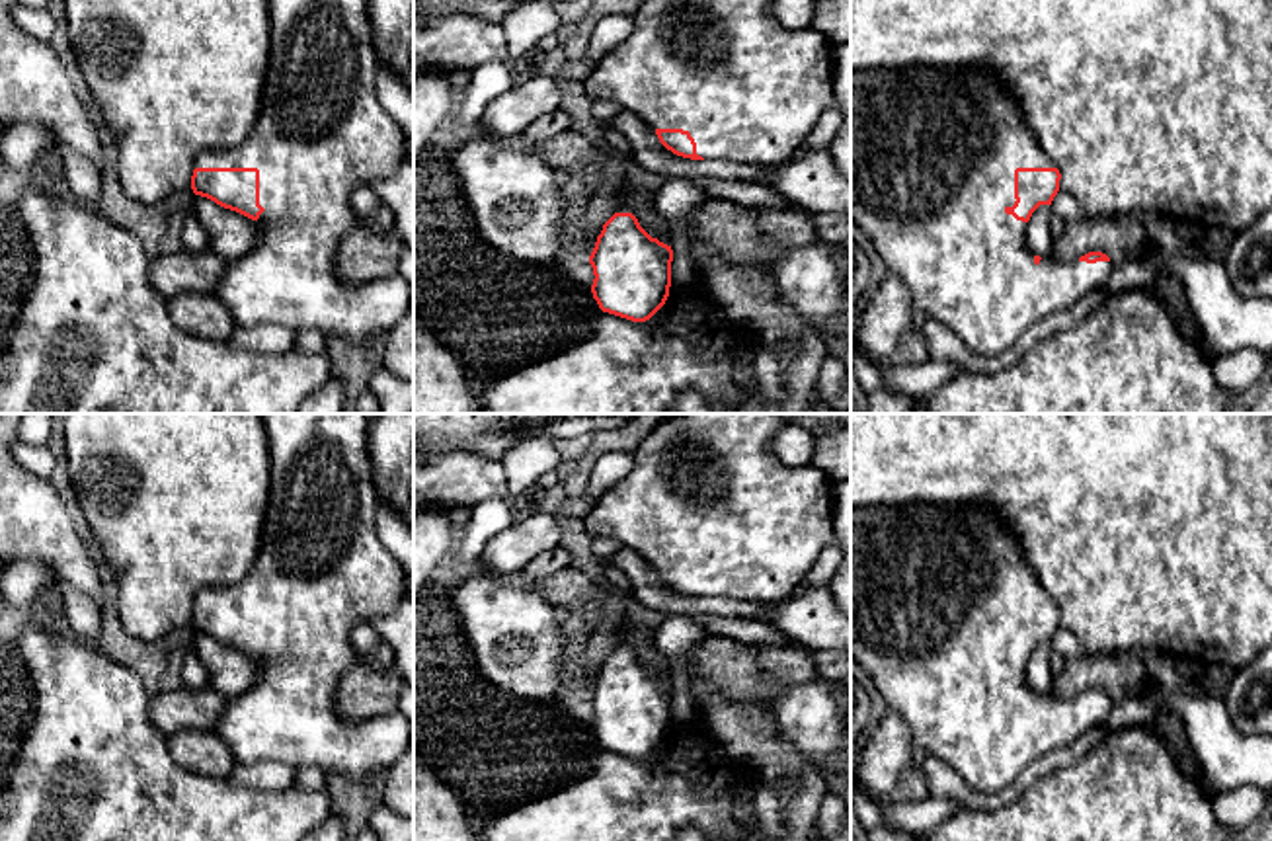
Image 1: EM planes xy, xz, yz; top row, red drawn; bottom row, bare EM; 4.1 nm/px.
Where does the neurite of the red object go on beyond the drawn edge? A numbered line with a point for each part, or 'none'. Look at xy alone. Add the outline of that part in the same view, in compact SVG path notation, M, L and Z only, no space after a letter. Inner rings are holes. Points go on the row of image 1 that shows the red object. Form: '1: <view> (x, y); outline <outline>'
1: xy (320, 133); outline M269 0L269 23L269 68L254 129L240 144L207 150L195 158L195 168L258 168L259 205L265 209L258 219L261 238L246 256L226 261L213 295L236 328L279 324L297 334L318 330L326 338L338 336L363 343L373 336L386 336L414 304L414 291L400 275L359 287L343 285L336 275L336 250L359 220L349 195L410 160L404 135L377 98L378 59L369 0Z

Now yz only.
1: yz (933, 151); outline M911 66L851 70L851 220L870 236L888 271L895 273L907 287L913 306L952 330L977 355L1003 353L1028 326L1052 314L1071 310L1089 293L1106 287L1114 269L1110 261L1059 261L1052 256L1042 258L1038 265L1034 263L1034 254L1026 244L1026 222L1005 213L1016 201L1016 168L1055 168L1055 164L1026 127L1014 96L985 68Z

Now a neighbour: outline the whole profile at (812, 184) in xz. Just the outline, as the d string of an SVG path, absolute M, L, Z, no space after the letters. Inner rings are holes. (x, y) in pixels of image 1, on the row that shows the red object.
M628 109L616 115L613 127L630 142L634 170L644 168L665 178L685 180L765 181L810 215L851 215L851 183L835 170L827 150L773 168L732 160L691 160L667 150L656 131Z

